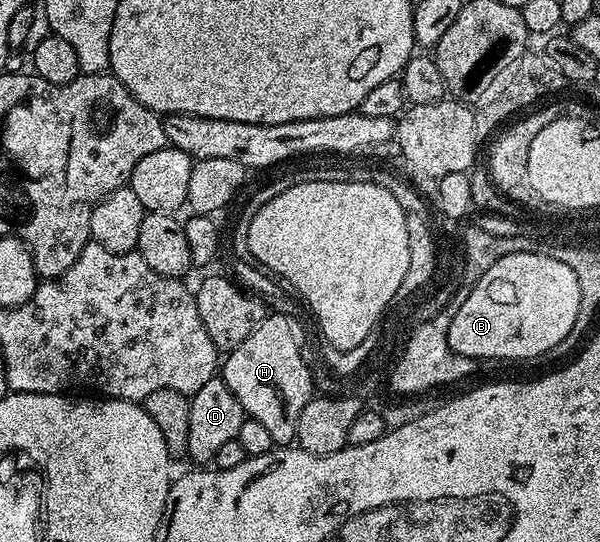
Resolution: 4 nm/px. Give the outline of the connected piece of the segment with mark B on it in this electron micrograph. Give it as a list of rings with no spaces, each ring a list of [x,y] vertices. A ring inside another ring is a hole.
[[[519,253],[507,255],[493,263],[493,267],[481,275],[477,287],[469,291],[469,299],[460,304],[457,315],[453,315],[453,323],[449,323],[449,347],[455,353],[460,353],[466,357],[474,359],[476,362],[482,361],[527,361],[530,357],[539,357],[542,353],[547,353],[550,349],[558,350],[562,346],[564,339],[573,330],[574,324],[577,323],[578,313],[581,311],[581,287],[578,286],[577,275],[572,267],[567,267],[565,263],[557,259],[549,258],[547,255]]]

